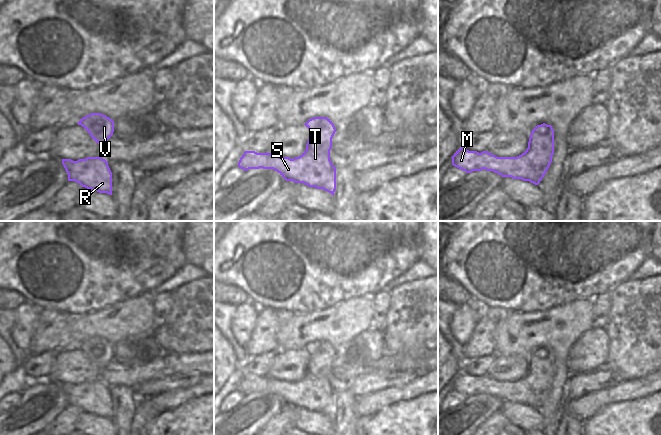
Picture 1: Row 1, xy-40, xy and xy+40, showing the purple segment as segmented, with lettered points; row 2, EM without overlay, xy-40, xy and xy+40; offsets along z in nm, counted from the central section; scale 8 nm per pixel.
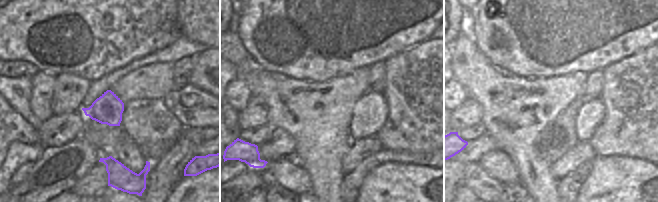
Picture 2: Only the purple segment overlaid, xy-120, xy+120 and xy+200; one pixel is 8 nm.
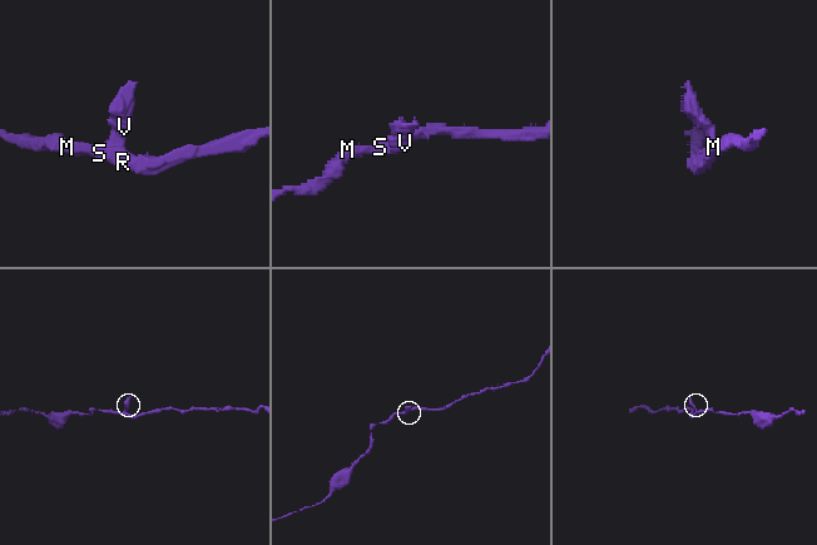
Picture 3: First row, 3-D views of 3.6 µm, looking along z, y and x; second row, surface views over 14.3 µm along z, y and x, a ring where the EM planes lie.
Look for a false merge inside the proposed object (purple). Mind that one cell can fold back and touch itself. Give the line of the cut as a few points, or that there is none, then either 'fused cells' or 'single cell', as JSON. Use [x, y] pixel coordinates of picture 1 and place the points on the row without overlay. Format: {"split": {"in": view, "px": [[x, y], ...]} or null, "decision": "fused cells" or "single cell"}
{"split": null, "decision": "single cell"}

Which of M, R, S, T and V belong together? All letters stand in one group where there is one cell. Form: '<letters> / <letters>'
M R S T V

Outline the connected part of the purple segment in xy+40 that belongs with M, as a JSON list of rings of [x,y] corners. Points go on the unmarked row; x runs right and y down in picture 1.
[[[543,347],[532,354],[528,372],[517,381],[497,381],[487,375],[479,377],[461,371],[451,382],[452,389],[466,397],[485,393],[502,401],[538,409],[552,386],[553,378],[554,354],[551,349]]]

